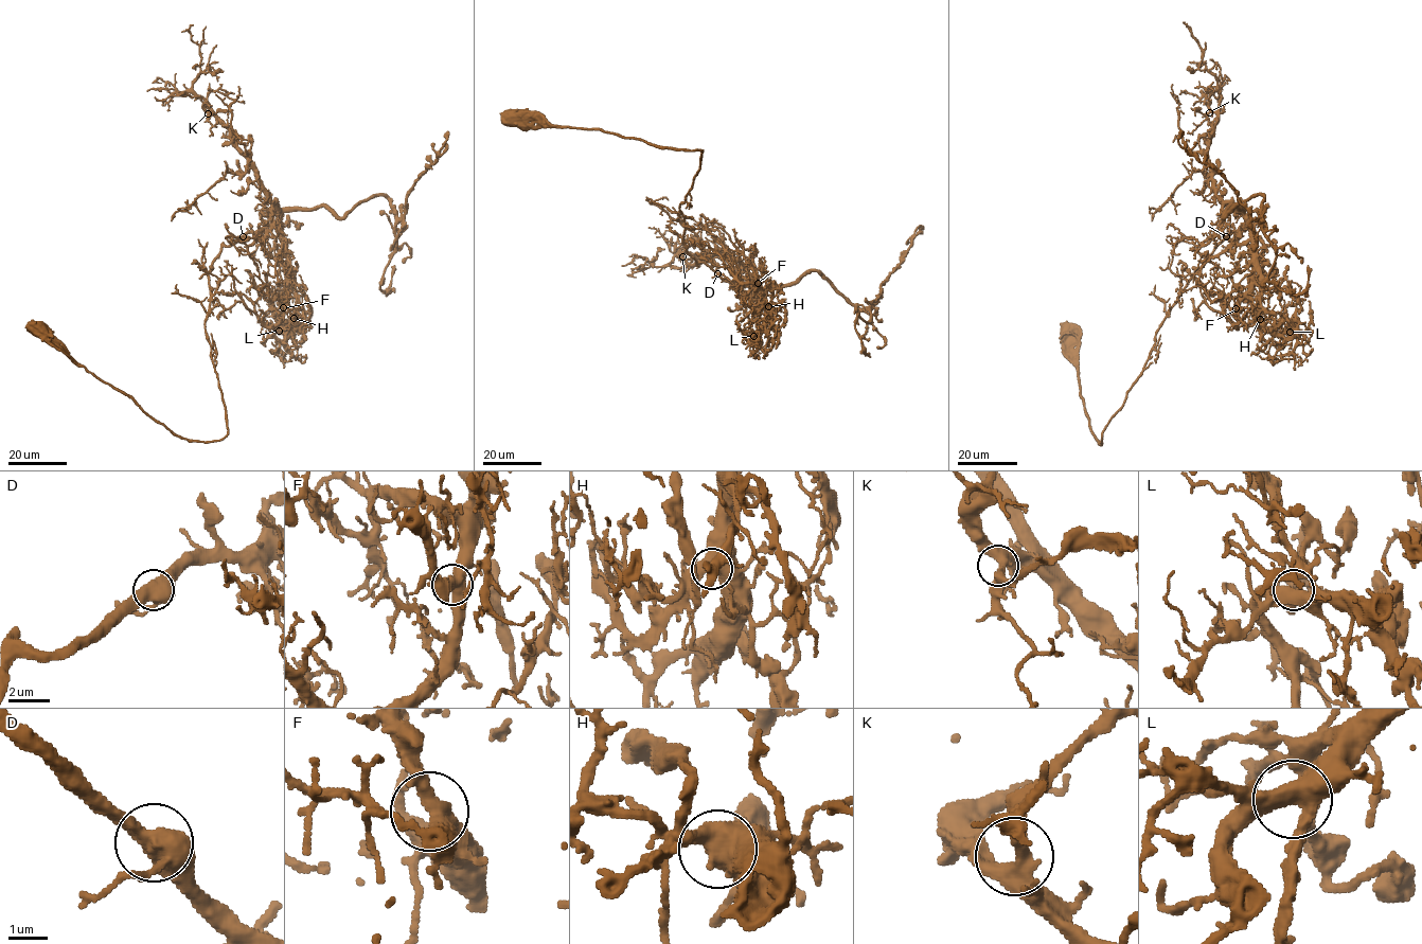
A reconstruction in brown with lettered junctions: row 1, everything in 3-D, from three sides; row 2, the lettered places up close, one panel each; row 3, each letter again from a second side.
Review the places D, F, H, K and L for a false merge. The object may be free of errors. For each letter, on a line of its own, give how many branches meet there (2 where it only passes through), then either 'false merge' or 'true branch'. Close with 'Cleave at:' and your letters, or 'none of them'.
D: branches 3; true branch
F: branches 3; true branch
H: branches 3; true branch
K: branches 3; true branch
L: branches 3; true branch
Cleave at: none of them

